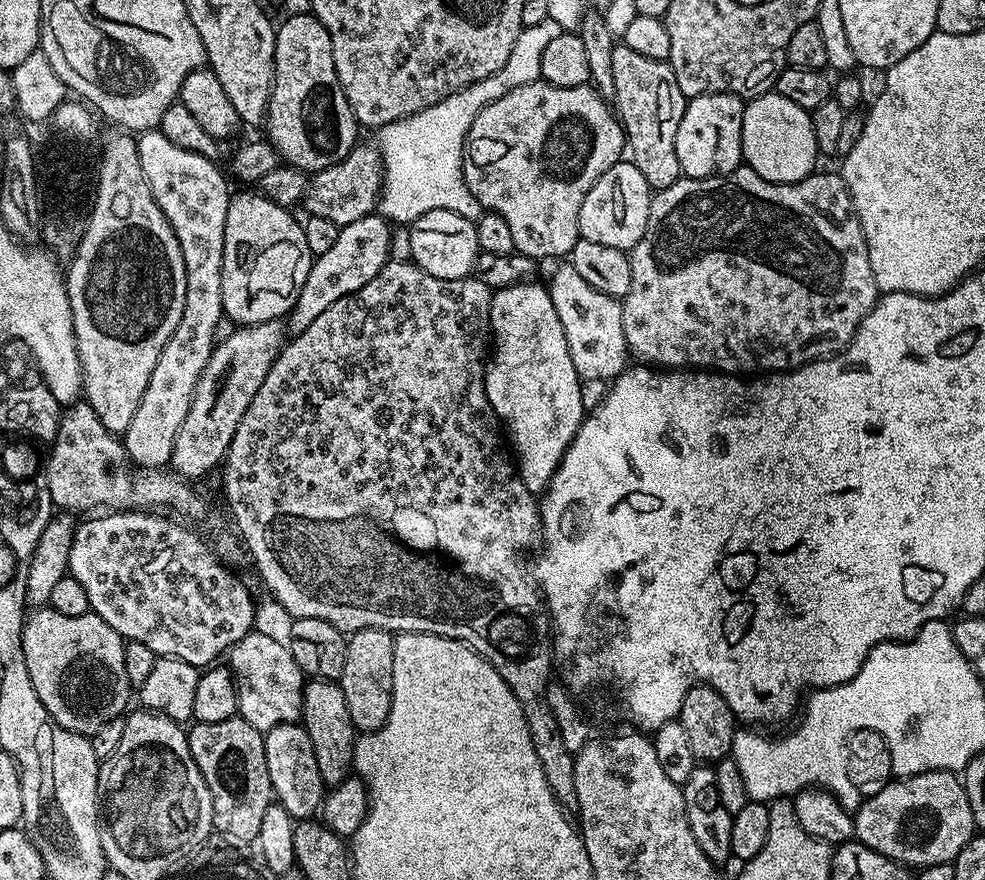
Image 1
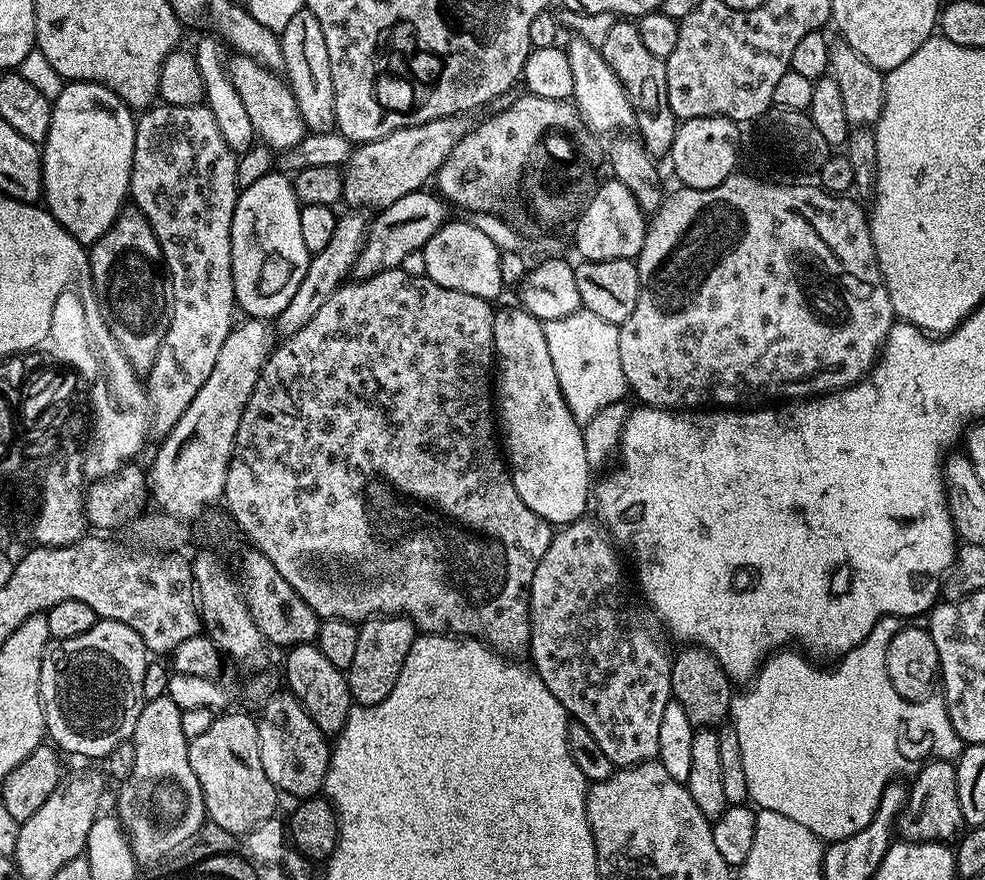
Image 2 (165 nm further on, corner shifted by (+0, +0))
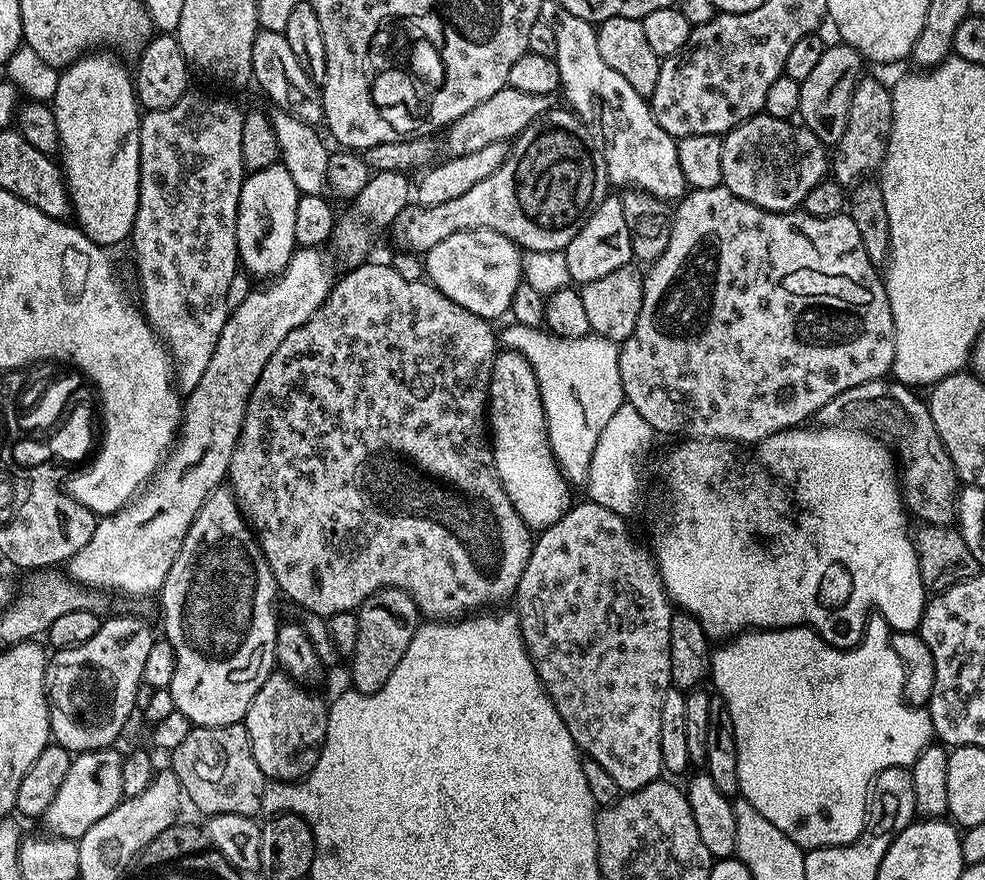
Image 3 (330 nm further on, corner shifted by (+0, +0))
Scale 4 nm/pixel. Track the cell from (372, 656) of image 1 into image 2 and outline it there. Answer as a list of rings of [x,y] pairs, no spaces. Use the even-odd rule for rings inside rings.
[[[384,614],[379,618],[369,618],[359,625],[358,650],[354,653],[354,662],[346,670],[348,689],[353,701],[361,708],[380,704],[394,690],[402,662],[410,654],[410,646],[415,642],[418,629],[406,616]]]

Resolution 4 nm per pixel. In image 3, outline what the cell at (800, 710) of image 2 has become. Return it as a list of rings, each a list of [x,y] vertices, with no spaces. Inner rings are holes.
[[[879,614],[867,617],[864,626],[864,637],[854,648],[835,648],[824,641],[811,626],[795,628],[770,628],[767,630],[744,630],[737,640],[724,644],[713,651],[710,656],[710,678],[716,683],[715,691],[723,698],[724,705],[730,710],[730,718],[734,722],[734,738],[738,750],[738,778],[740,779],[739,795],[766,818],[766,822],[774,822],[786,838],[790,838],[805,850],[809,848],[829,848],[852,844],[860,837],[864,829],[864,819],[868,816],[870,785],[877,774],[887,768],[911,769],[912,764],[920,756],[922,749],[933,743],[932,717],[927,707],[913,707],[905,701],[904,682],[899,667],[892,668],[897,659],[891,646],[891,635],[888,619]]]

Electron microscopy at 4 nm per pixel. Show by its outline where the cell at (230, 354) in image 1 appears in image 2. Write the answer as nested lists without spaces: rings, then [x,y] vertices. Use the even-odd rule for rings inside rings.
[[[358,210],[347,211],[337,219],[334,228],[334,235],[330,238],[330,242],[326,247],[315,253],[309,259],[308,269],[302,278],[302,282],[298,286],[298,294],[294,294],[294,298],[290,298],[290,302],[286,306],[286,310],[282,310],[274,318],[274,328],[281,332],[281,337],[287,338],[298,334],[298,330],[302,330],[302,326],[306,326],[306,322],[310,322],[310,318],[314,318],[314,314],[318,314],[318,310],[322,310],[326,298],[330,298],[334,292],[337,292],[342,283],[348,278],[348,272],[356,265],[357,254],[364,246],[367,237],[368,218],[365,213]]]

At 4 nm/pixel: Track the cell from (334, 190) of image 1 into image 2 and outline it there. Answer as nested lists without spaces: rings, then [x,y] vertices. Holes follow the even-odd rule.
[[[420,126],[399,128],[378,140],[357,145],[344,166],[343,203],[354,210],[386,210],[406,194],[423,189],[429,179],[420,170]]]

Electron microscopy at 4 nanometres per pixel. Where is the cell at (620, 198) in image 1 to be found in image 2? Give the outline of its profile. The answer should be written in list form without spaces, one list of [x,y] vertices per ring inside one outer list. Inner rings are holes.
[[[608,178],[599,185],[596,192],[589,200],[579,219],[575,221],[576,228],[576,252],[580,255],[581,261],[585,260],[631,260],[635,261],[640,255],[644,245],[644,235],[648,232],[646,214],[640,208],[634,194],[630,192],[615,178]]]

